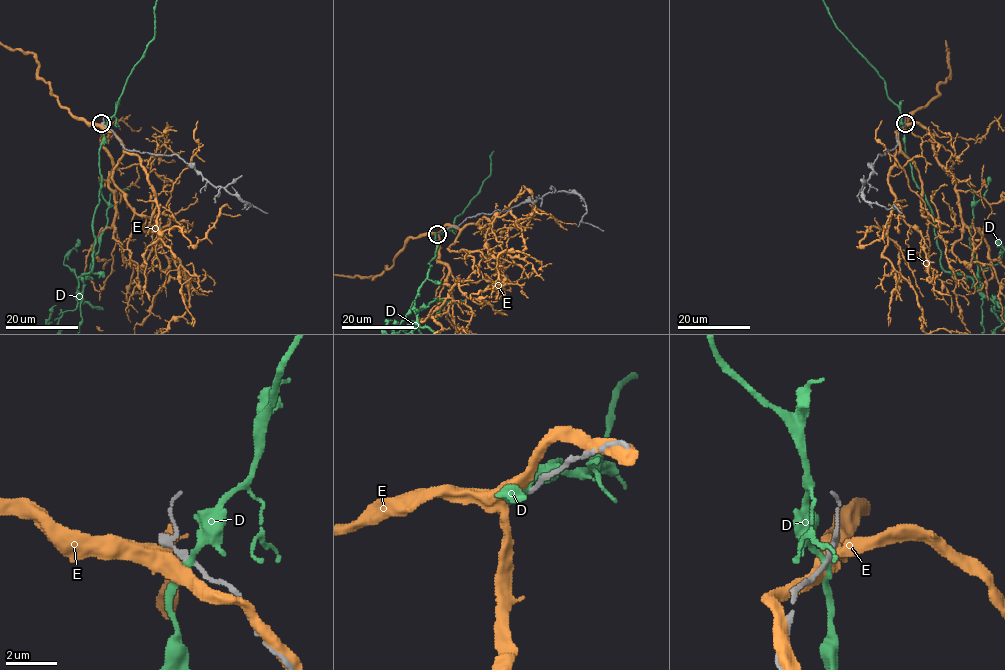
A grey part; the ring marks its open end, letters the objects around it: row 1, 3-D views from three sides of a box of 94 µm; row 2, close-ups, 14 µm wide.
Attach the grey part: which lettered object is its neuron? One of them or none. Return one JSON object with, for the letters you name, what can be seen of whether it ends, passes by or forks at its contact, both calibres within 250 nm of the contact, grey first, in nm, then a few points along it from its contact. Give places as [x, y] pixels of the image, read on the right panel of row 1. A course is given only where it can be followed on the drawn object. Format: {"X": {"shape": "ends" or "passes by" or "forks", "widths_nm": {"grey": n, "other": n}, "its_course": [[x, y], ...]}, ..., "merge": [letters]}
{"merge": []}

